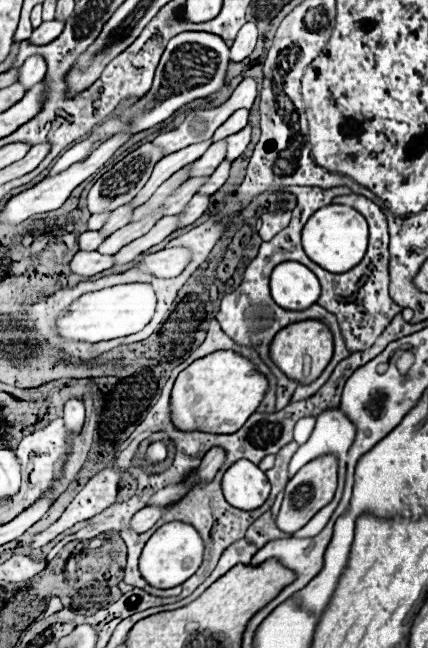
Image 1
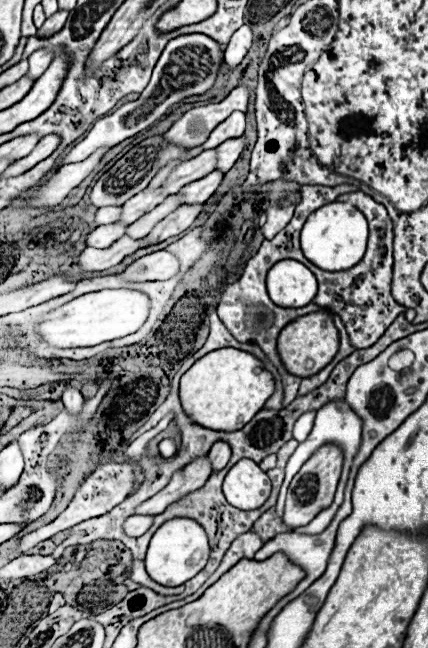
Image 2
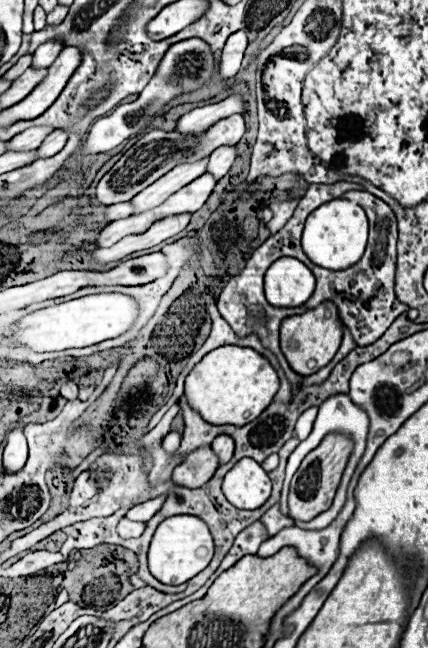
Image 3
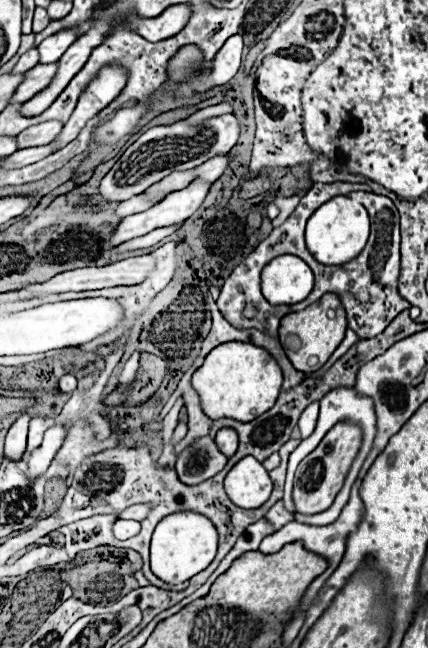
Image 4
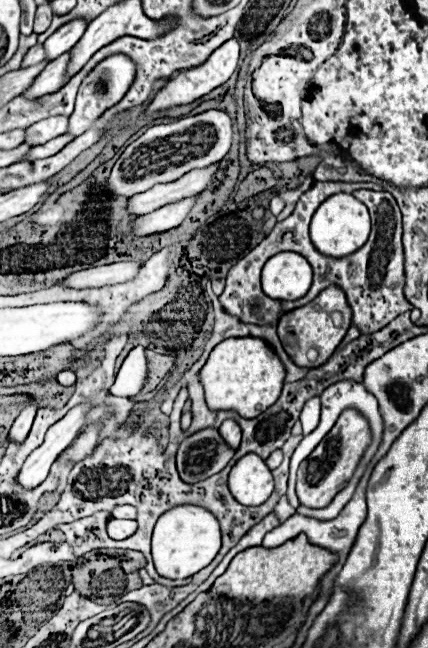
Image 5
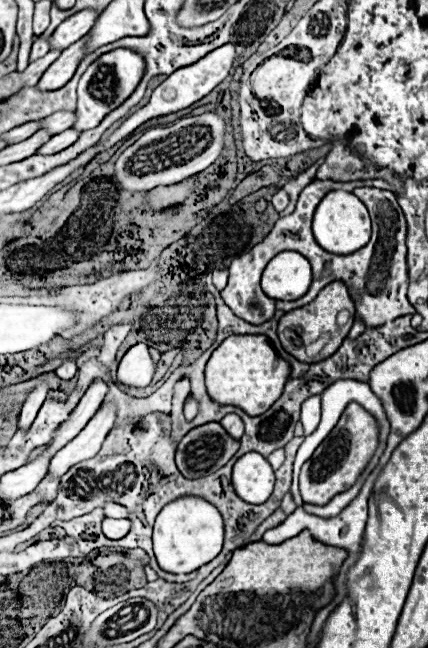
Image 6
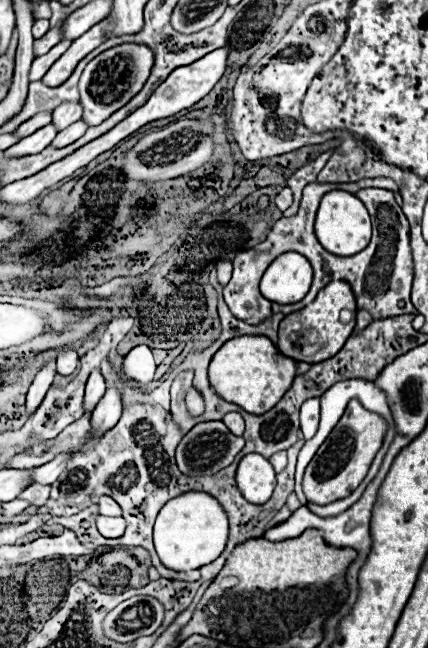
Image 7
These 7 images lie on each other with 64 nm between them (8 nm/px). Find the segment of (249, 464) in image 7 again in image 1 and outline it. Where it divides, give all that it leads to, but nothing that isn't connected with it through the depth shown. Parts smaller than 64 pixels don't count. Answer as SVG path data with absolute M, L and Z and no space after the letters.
M238 460L226 470L222 478L222 490L228 504L234 508L254 510L266 502L270 494L270 482L256 464L250 460Z

